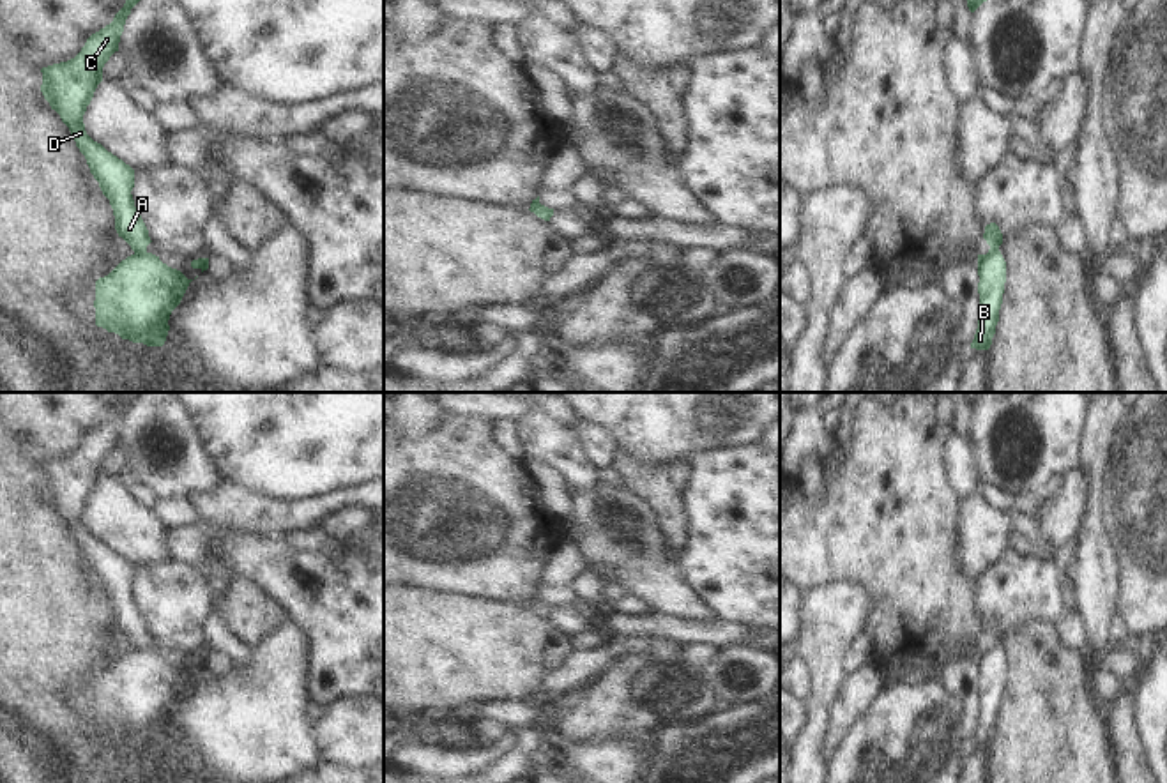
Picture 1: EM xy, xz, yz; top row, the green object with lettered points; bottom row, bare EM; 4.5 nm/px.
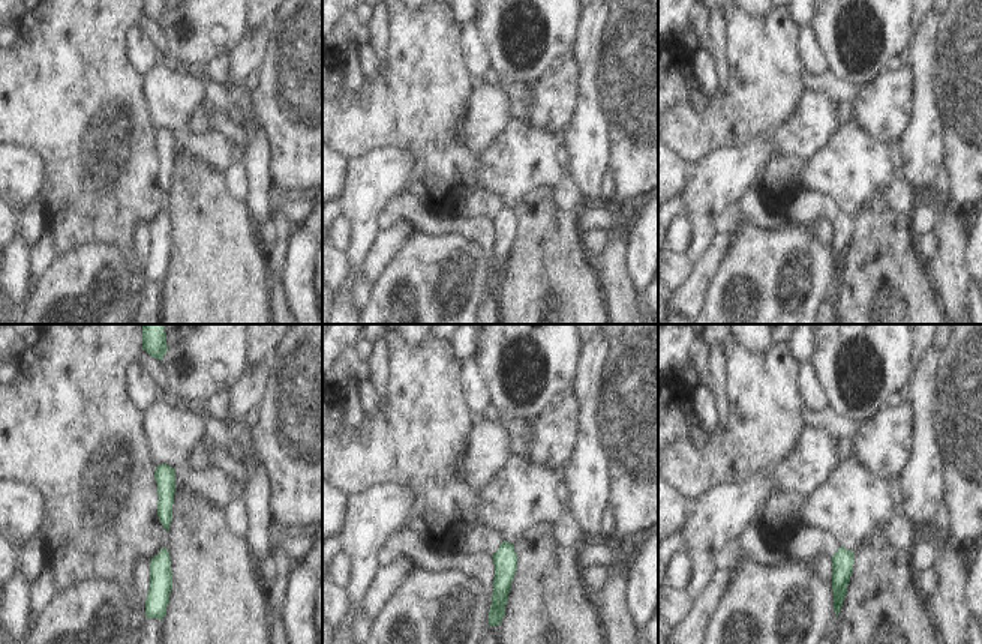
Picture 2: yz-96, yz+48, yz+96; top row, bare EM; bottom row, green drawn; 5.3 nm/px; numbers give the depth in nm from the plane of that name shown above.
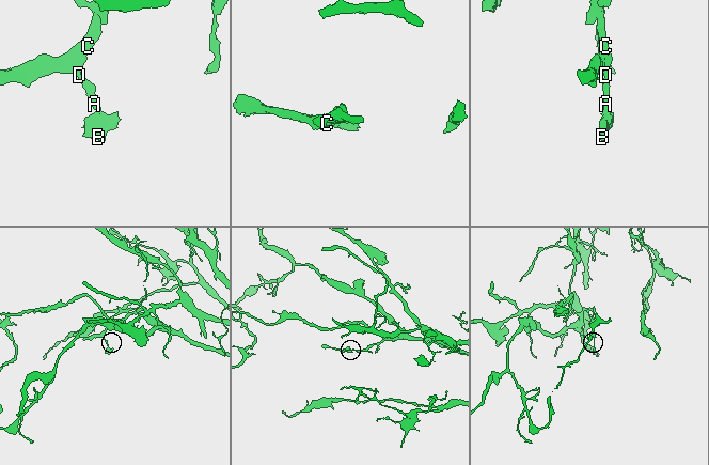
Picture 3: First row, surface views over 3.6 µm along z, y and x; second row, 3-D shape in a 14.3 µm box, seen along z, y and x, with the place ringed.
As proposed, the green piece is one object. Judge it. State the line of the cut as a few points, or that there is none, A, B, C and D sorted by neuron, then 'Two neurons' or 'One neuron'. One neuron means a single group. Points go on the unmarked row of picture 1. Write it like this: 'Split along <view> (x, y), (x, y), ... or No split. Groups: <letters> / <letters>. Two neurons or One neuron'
Split along yz (998, 644), (978, 660). Groups: A C D / B. Two neurons.

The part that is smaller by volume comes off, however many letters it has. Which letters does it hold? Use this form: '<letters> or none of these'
B

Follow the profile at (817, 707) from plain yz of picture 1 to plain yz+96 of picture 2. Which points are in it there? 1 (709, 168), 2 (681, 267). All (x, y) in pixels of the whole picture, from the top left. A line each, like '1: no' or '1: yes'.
1: yes
2: no

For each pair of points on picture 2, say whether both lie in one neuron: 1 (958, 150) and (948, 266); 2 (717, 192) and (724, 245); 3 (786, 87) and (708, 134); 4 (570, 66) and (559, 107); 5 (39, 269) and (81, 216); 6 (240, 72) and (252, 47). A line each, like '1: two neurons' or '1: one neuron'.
1: two neurons
2: two neurons
3: one neuron
4: one neuron
5: two neurons
6: one neuron

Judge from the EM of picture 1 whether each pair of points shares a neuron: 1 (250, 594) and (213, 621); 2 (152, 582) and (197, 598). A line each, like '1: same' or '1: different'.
1: different
2: same

